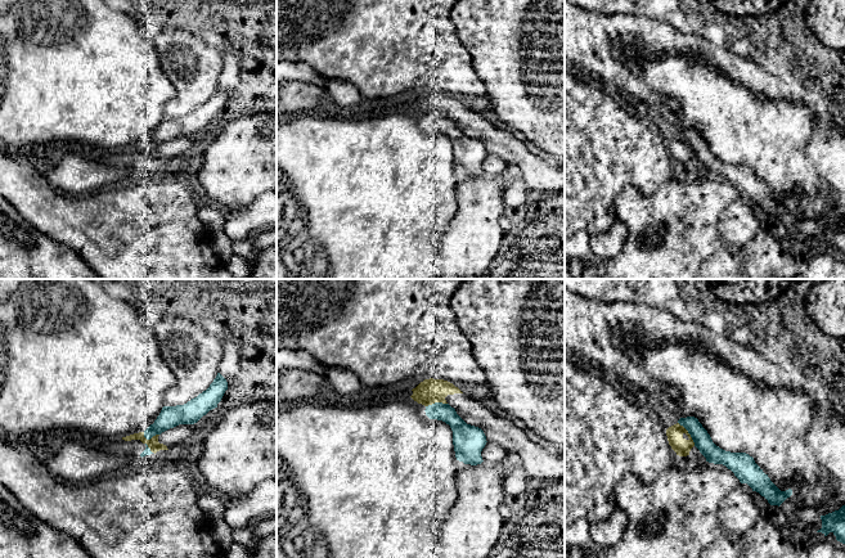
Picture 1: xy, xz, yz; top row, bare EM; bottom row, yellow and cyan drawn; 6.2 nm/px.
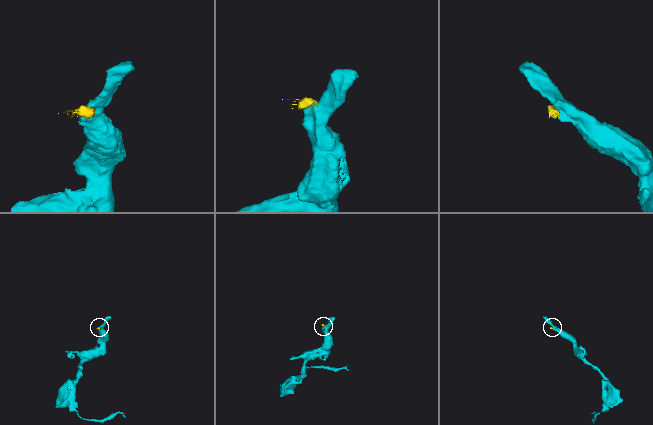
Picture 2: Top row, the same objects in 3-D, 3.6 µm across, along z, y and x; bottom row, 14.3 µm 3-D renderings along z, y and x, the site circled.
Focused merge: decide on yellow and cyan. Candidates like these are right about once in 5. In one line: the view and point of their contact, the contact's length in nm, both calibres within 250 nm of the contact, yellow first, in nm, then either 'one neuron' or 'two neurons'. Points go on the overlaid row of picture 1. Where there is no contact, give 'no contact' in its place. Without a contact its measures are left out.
meets yellow in yz at (688, 433); contact 190 nm long; 110 nm thick on the yellow side, 110 nm on the other; two neurons

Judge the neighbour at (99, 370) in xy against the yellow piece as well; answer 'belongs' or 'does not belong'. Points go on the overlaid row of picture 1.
does not belong

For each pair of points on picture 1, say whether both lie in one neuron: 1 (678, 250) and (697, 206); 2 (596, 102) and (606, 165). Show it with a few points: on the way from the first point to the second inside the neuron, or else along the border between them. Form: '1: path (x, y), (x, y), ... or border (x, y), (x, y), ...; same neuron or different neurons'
1: path (678, 239), (678, 225), (687, 216); same neuron
2: path (596, 117), (596, 149); same neuron

